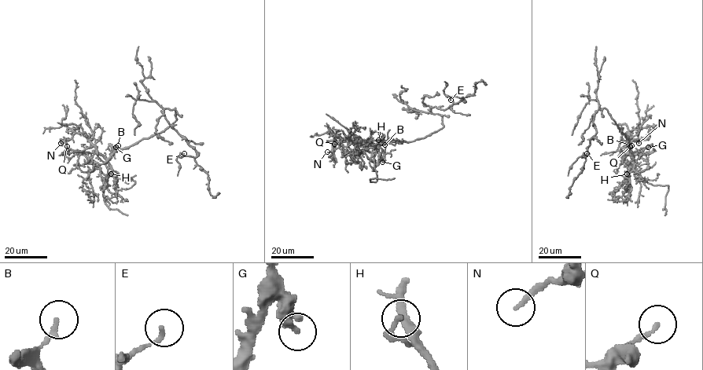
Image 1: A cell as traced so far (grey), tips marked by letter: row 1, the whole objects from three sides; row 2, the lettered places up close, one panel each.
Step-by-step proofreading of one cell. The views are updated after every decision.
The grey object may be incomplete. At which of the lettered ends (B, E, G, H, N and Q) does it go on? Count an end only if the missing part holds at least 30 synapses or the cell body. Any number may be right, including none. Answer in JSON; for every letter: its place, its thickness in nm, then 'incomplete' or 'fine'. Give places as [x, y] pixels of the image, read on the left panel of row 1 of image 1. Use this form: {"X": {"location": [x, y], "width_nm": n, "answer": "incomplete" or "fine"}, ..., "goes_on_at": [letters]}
{"B": {"location": [118, 145], "width_nm": 200, "answer": "fine"}, "E": {"location": [184, 153], "width_nm": 160, "answer": "fine"}, "G": {"location": [115, 147], "width_nm": 480, "answer": "fine"}, "H": {"location": [111, 174], "width_nm": 200, "answer": "fine"}, "N": {"location": [60, 143], "width_nm": 180, "answer": "fine"}, "Q": {"location": [67, 146], "width_nm": 180, "answer": "fine"}, "goes_on_at": []}

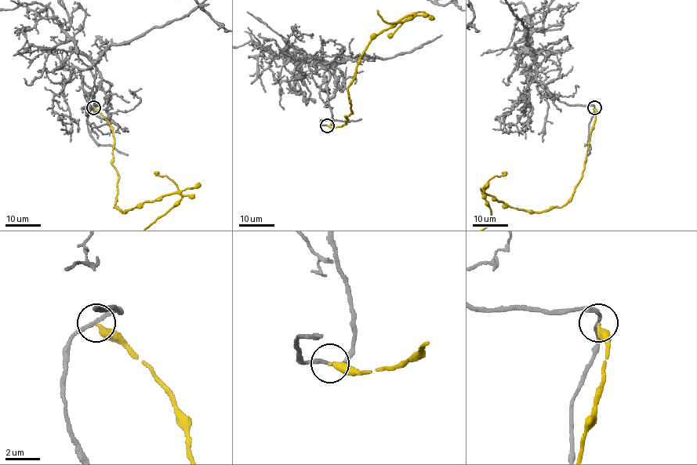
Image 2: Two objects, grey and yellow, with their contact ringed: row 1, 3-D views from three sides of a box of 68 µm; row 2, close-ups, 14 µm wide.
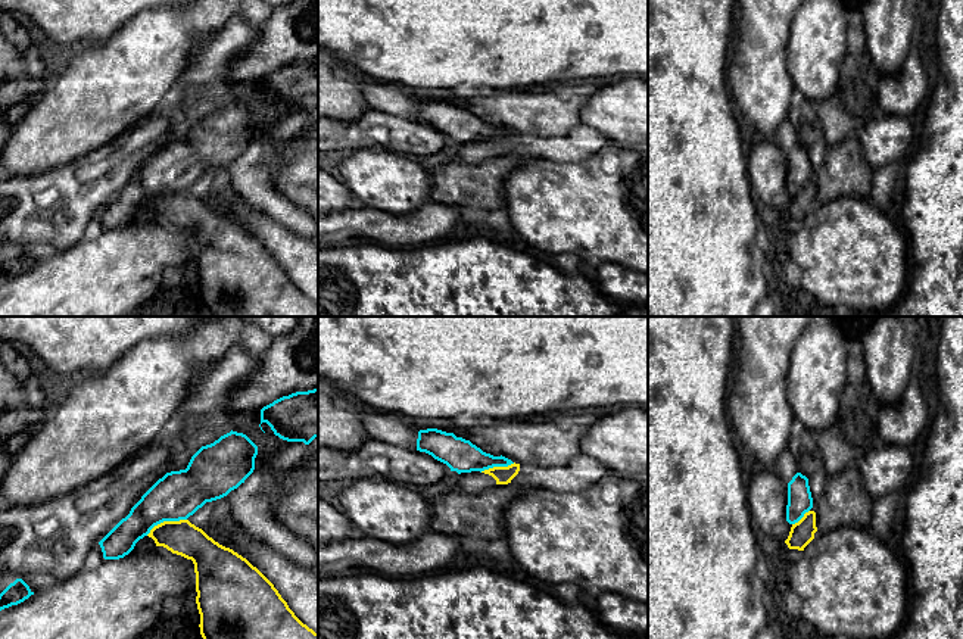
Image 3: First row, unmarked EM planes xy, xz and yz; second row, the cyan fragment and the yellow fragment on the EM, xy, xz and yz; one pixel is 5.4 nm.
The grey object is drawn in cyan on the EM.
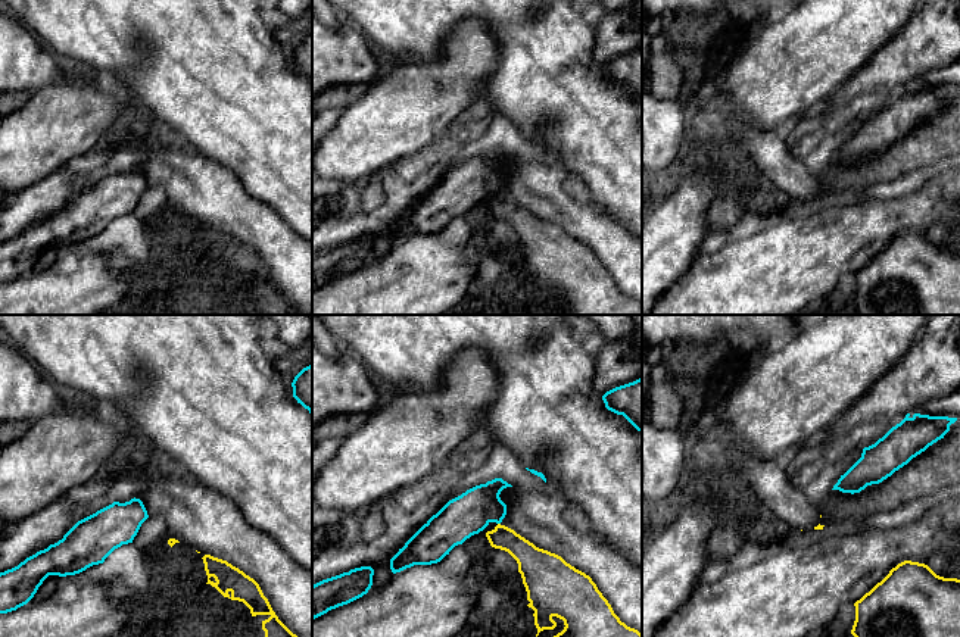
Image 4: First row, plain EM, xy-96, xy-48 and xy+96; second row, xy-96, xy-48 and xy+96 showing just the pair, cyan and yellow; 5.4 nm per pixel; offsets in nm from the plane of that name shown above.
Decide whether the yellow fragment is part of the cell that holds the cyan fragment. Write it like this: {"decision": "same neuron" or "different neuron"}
{"decision": "different neuron"}

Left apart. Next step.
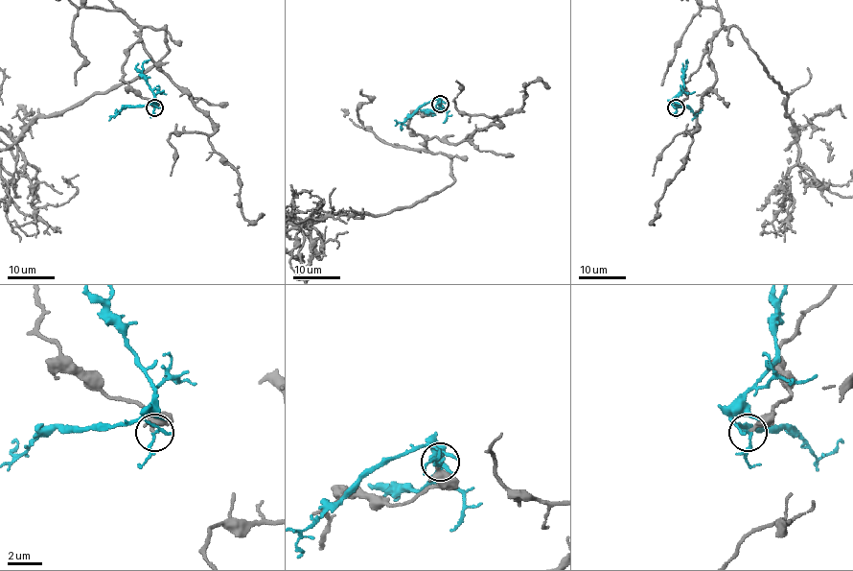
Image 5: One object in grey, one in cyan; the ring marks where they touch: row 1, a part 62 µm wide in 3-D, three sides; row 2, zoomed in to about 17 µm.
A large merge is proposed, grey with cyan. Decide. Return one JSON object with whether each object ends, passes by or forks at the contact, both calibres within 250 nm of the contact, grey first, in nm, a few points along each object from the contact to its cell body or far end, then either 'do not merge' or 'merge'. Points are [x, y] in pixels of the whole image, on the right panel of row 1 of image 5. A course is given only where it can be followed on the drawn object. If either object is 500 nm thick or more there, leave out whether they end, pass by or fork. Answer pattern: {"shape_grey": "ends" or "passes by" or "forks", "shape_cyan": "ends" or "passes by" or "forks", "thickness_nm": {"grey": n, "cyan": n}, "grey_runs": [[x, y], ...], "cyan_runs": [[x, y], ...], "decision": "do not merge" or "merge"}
{"shape_grey": "ends", "shape_cyan": "forks", "thickness_nm": {"grey": 200, "cyan": 120}, "cyan_runs": [[676, 107], [671, 104], [687, 107], [694, 113], [692, 120]], "decision": "do not merge"}

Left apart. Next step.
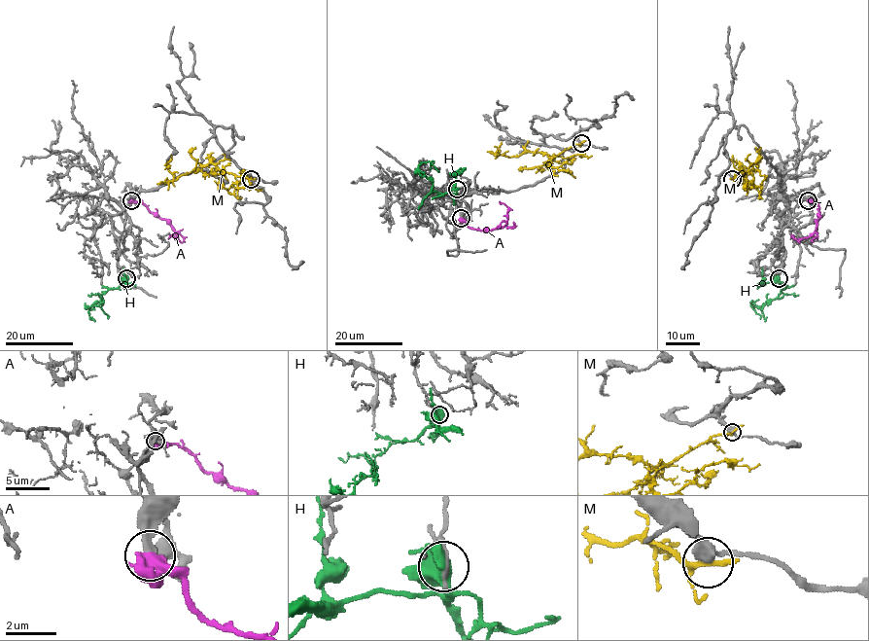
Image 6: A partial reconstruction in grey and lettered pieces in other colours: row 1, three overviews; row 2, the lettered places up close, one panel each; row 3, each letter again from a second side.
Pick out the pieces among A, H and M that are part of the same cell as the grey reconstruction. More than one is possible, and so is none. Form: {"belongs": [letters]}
{"belongs": ["A"]}

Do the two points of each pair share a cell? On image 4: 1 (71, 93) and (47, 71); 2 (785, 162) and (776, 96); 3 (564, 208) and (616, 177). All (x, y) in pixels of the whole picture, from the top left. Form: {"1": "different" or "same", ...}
{"1": "different", "2": "different", "3": "different"}

